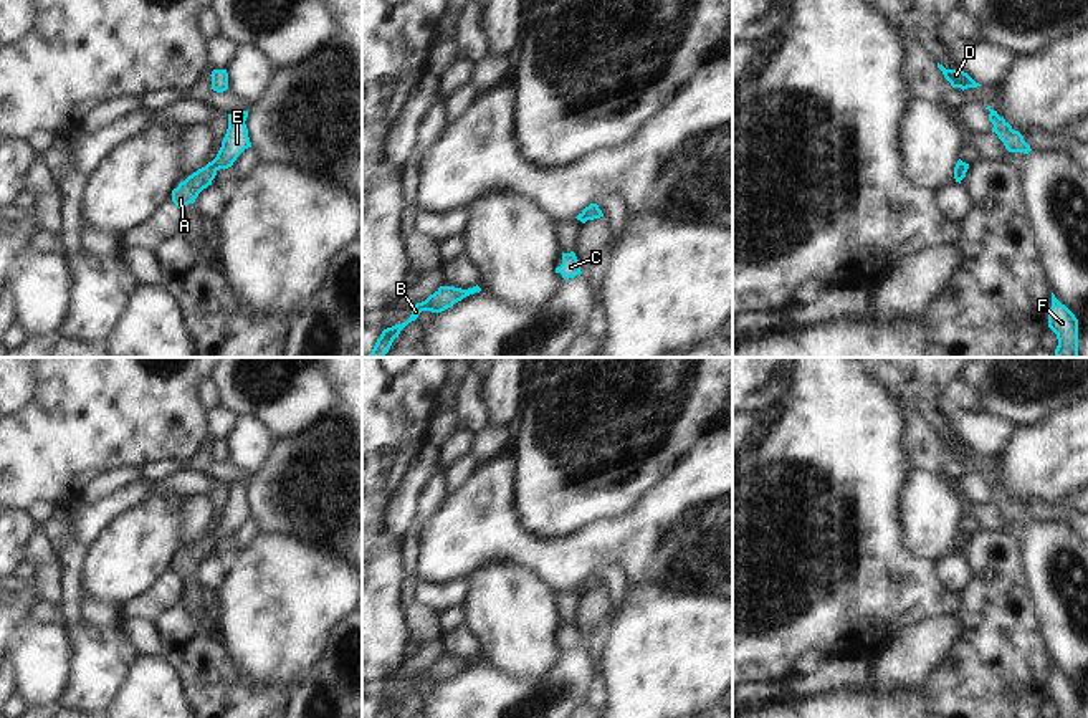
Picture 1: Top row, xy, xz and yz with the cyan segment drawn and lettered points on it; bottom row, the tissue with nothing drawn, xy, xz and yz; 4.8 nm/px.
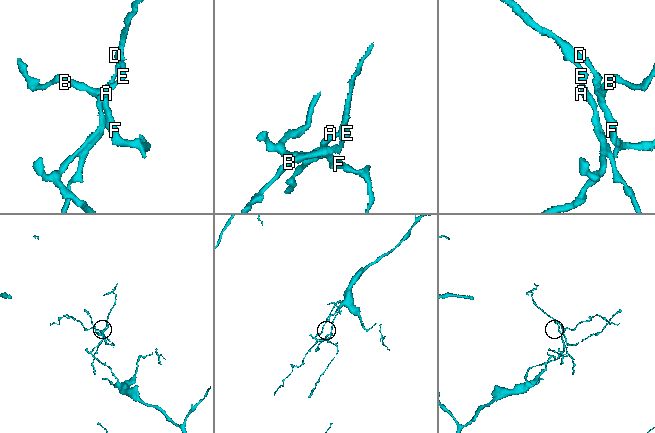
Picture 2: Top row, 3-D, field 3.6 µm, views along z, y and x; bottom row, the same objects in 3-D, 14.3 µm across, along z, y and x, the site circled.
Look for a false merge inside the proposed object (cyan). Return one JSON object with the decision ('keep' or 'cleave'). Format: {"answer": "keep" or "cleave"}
{"answer": "keep"}

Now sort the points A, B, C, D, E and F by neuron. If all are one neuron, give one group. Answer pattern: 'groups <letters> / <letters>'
groups A B C D E F

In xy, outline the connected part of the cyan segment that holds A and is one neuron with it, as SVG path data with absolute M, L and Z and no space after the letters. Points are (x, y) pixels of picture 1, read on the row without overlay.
M235 481L228 485L228 500L222 511L222 518L217 528L205 538L188 546L177 559L172 561L172 572L184 581L188 574L193 574L198 564L212 556L220 539L233 536L236 528L248 518L251 518L246 491L248 481Z

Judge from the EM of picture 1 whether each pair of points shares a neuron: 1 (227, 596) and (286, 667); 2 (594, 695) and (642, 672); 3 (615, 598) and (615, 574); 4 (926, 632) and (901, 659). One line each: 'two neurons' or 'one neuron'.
1: one neuron
2: two neurons
3: one neuron
4: one neuron

